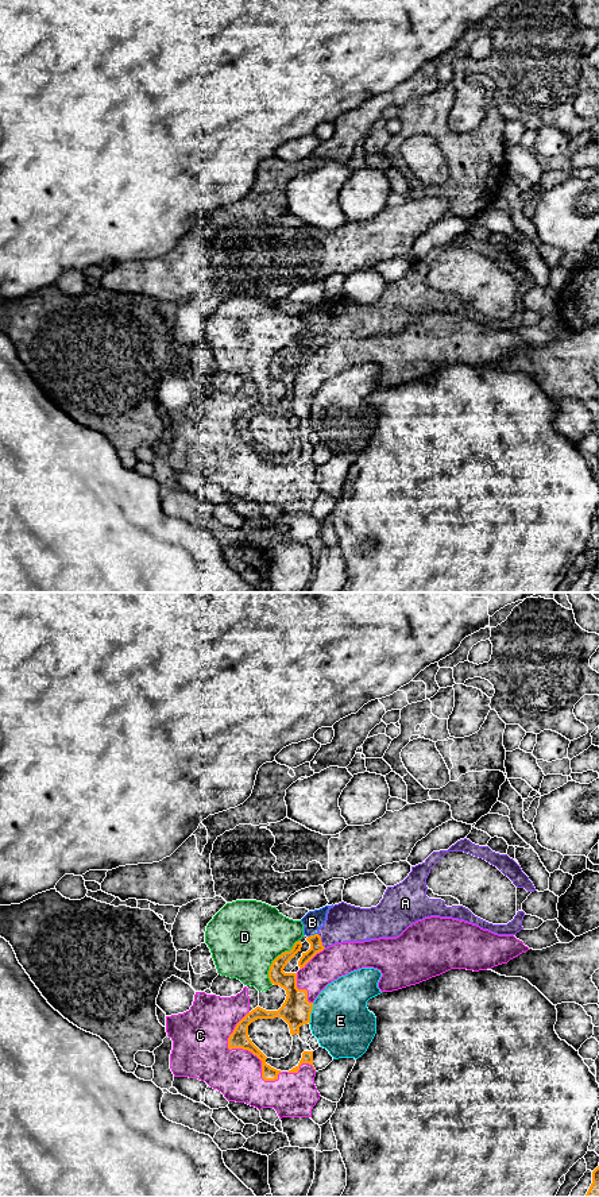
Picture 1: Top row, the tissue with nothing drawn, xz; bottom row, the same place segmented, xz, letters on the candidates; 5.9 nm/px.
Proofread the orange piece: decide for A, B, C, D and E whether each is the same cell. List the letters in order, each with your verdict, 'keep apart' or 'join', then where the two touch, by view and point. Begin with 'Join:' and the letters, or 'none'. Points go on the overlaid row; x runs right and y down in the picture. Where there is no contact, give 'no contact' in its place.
Join: C
A: keep apart; contact xz (320, 941)
B: keep apart; contact xz (312, 935)
C: join; contact xz (240, 1047)
D: keep apart; contact xz (274, 960)
E: keep apart; contact xz (310, 1012)

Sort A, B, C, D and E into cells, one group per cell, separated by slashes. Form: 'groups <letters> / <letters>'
groups A B / C / D / E

